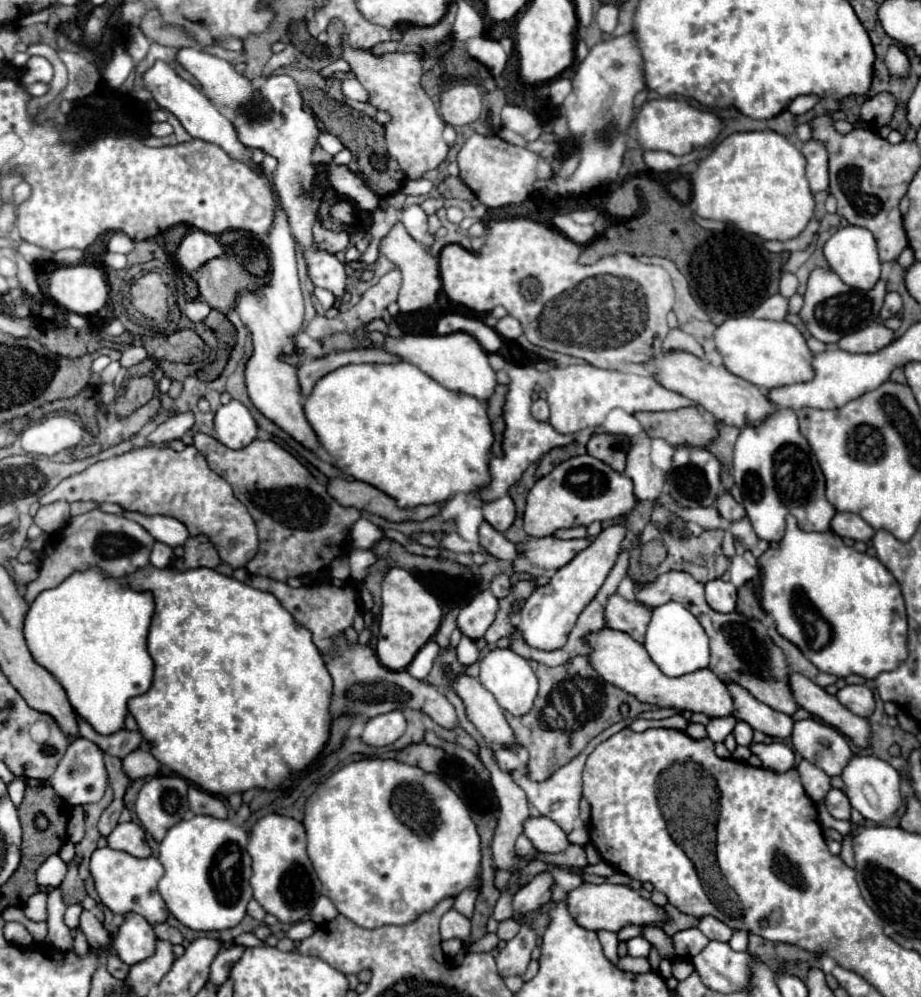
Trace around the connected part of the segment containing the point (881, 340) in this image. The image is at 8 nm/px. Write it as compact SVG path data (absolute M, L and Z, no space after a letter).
M883 323L869 325L867 329L861 329L859 333L851 333L843 337L837 345L849 353L877 353L883 347L891 345L895 341L895 331L885 327Z

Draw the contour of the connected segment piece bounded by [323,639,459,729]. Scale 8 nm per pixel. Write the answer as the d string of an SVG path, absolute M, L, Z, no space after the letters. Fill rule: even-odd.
M341 639L337 643L335 655L323 655L323 657L325 657L327 669L333 677L333 701L331 701L333 715L353 713L355 717L371 719L375 715L381 715L381 713L387 713L393 709L419 709L419 711L427 713L443 729L459 727L455 707L447 701L447 697L443 693L439 693L437 687L413 679L405 669L391 671L391 669L383 667L369 647L355 645L355 649L351 651L347 641Z

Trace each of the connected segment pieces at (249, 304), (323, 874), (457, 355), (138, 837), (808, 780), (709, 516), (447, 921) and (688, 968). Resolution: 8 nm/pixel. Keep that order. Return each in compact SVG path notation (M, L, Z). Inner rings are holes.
M279 209L275 215L275 225L269 233L269 263L271 263L271 281L269 285L253 291L241 293L237 297L235 311L241 321L251 329L253 335L253 357L247 361L245 383L253 405L277 427L281 427L287 435L291 435L305 449L317 453L321 449L317 433L311 429L305 413L303 413L303 395L297 371L299 367L283 361L281 357L297 353L295 335L303 325L303 295L297 279L297 263L295 263L295 239L291 237L291 229L287 225L285 213Z
M365 759L359 763L351 763L335 771L319 789L311 795L303 825L307 829L307 853L313 863L313 869L321 881L321 895L329 897L337 911L357 923L363 929L377 929L383 925L407 925L417 921L419 915L429 913L435 909L435 905L447 897L457 897L461 891L475 887L481 889L483 885L483 869L481 869L481 837L477 833L477 825L471 819L471 813L465 805L465 801L439 777L433 773L425 773L423 769L415 765L407 765L395 759Z
M451 333L447 337L427 337L427 335L405 335L401 339L385 339L383 349L389 353L397 353L401 359L417 365L421 371L425 371L429 377L445 385L449 391L471 395L479 401L489 401L495 393L495 371L491 369L487 361L487 353L481 349L481 345L467 333Z
M133 821L119 823L107 837L107 842L110 848L125 851L139 859L145 859L151 855L151 849L145 841L145 831Z
M801 761L797 771L801 775L801 783L803 783L807 795L815 803L825 803L825 797L831 791L831 779L819 767L815 767L809 761Z
M694 507L682 509L683 518L693 522L704 529L710 527L721 527L731 533L730 522L723 519L715 507Z
M449 909L441 919L441 939L459 939L461 943L473 945L471 921L455 909Z
M675 959L673 961L673 977L677 981L685 981L693 971L695 969L693 969L693 965L691 965L689 959Z

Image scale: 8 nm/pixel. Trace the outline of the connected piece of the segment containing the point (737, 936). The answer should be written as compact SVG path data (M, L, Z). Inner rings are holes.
M735 931L731 941L729 941L729 947L735 949L735 951L745 951L747 949L747 931Z

